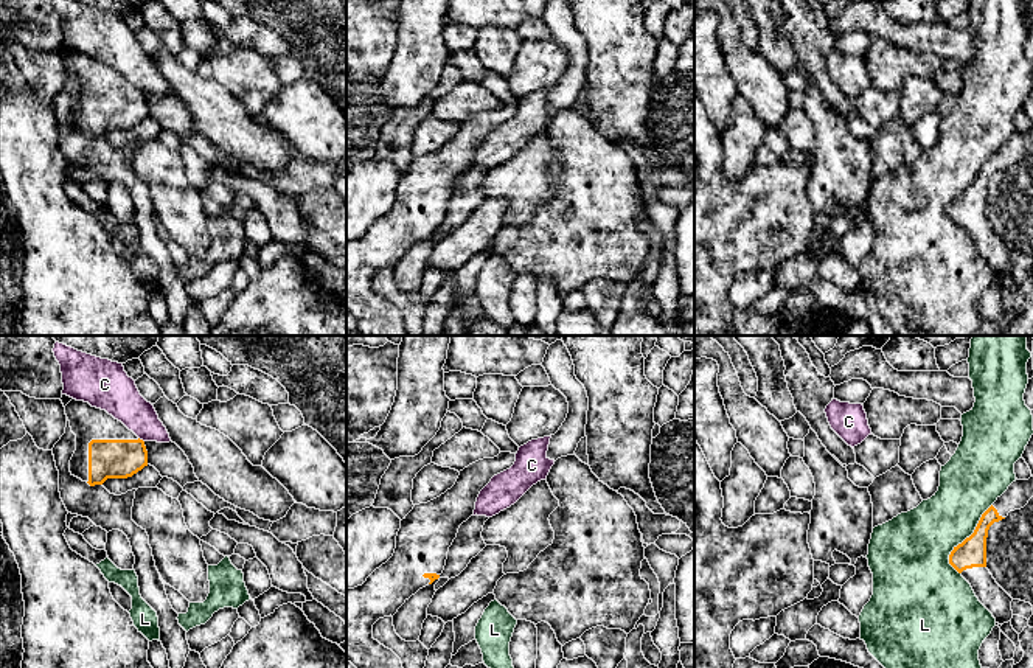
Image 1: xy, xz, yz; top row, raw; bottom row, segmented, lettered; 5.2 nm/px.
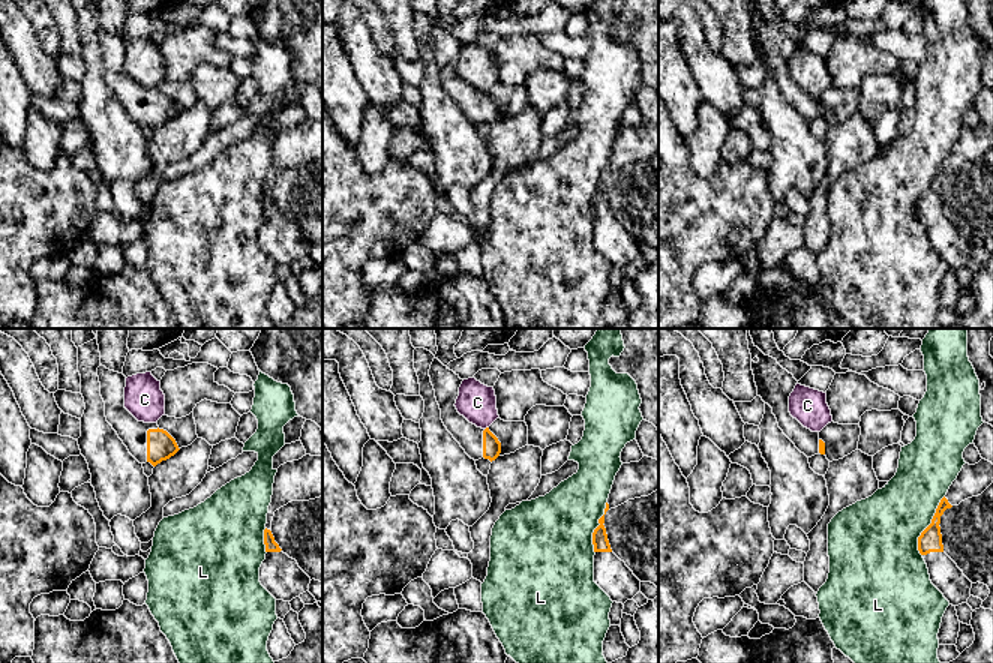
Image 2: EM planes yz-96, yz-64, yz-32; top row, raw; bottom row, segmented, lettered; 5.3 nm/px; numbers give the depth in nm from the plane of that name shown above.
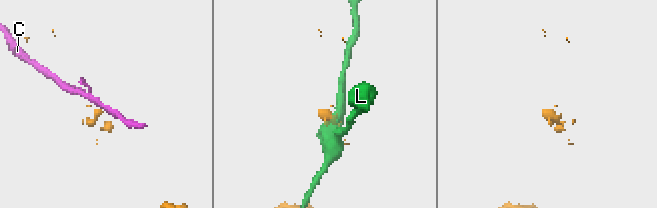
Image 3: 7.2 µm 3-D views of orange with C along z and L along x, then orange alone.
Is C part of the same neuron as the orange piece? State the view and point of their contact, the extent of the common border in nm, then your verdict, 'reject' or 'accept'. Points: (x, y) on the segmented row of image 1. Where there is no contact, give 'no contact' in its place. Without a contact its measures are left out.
xy (142, 440) | 40 nm | reject

